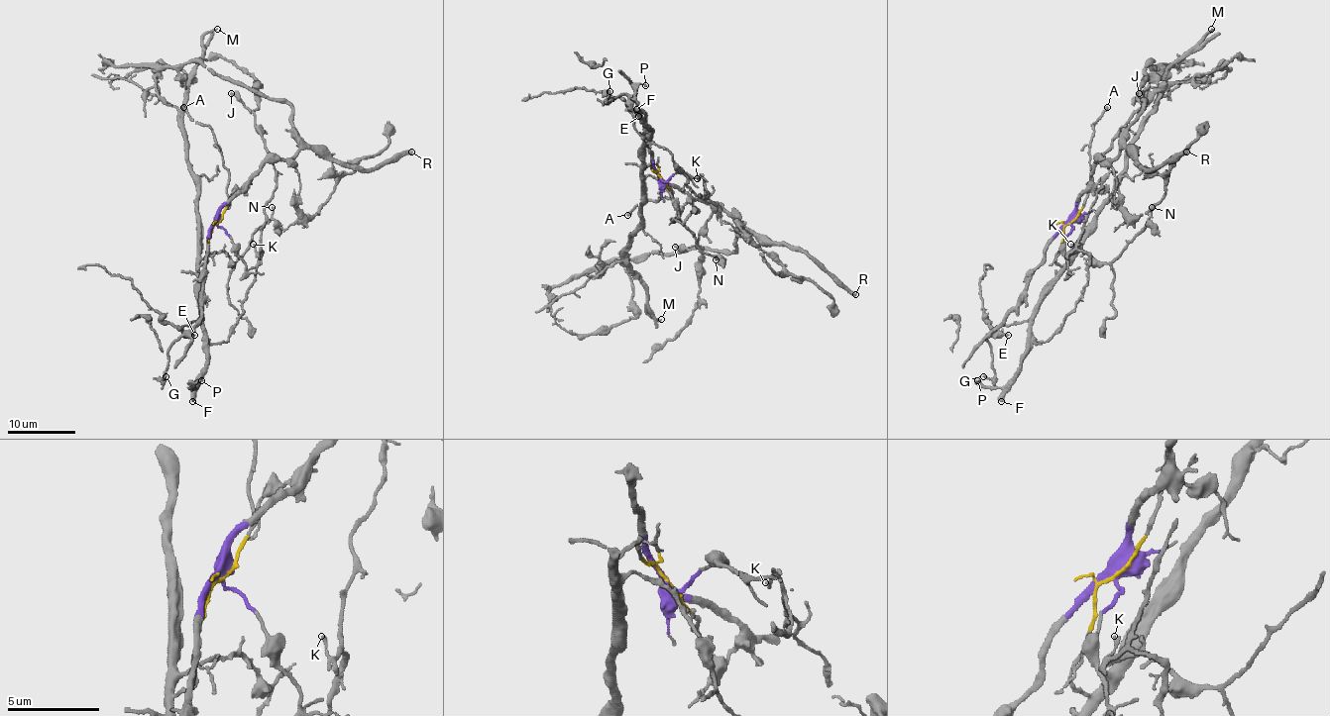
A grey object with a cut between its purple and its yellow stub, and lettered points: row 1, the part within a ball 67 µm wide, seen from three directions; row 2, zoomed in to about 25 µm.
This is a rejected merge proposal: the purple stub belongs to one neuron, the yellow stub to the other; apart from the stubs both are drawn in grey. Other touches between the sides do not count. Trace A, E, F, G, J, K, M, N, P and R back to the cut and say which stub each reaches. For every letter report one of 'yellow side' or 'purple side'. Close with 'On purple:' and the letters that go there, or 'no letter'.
A: yellow side
E: purple side
F: yellow side
G: purple side
J: purple side
K: yellow side
M: yellow side
N: yellow side
P: yellow side
R: purple side
On purple: E, G, J, R

